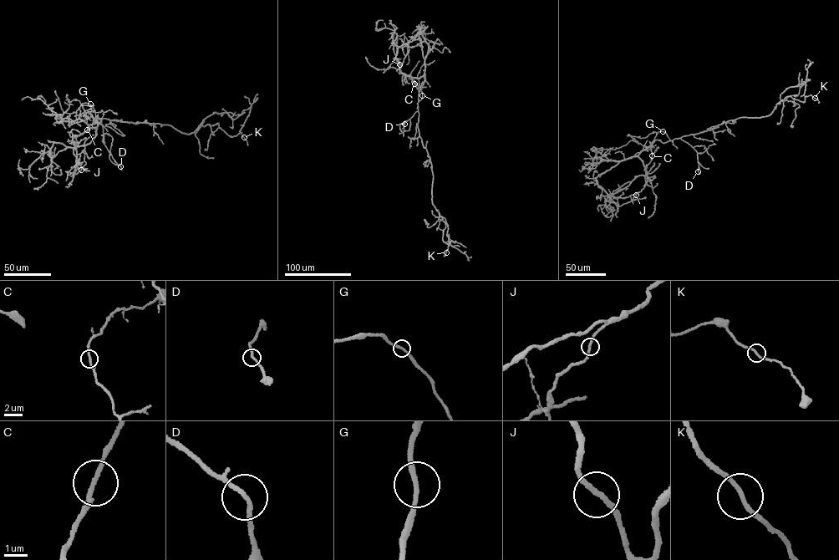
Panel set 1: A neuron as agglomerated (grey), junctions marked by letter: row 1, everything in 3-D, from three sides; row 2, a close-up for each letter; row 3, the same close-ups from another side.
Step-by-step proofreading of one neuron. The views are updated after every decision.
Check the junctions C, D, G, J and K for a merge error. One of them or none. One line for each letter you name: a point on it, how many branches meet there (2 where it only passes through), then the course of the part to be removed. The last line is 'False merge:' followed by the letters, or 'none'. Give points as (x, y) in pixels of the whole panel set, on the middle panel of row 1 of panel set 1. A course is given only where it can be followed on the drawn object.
False merge: none

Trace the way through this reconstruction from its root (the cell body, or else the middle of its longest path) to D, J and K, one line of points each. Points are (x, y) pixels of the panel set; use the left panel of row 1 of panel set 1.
D: (109, 119), (102, 119), (104, 143), (120, 166)
J: (109, 119), (93, 119), (88, 112), (98, 124), (90, 142), (73, 148), (73, 153), (83, 168), (81, 170)
K: (109, 119), (168, 124), (189, 134), (200, 124), (212, 125), (217, 123), (230, 136), (241, 132), (244, 137)

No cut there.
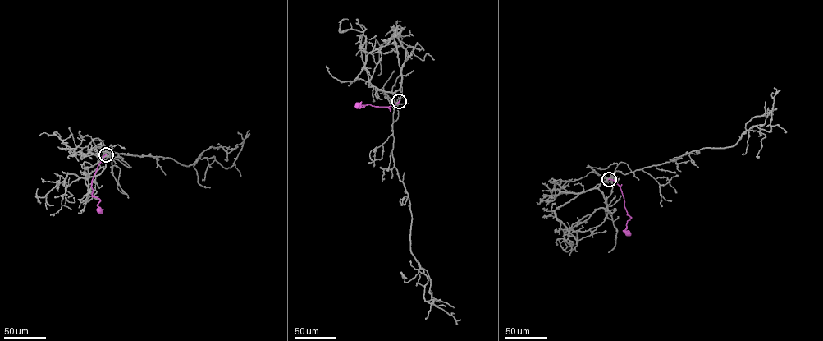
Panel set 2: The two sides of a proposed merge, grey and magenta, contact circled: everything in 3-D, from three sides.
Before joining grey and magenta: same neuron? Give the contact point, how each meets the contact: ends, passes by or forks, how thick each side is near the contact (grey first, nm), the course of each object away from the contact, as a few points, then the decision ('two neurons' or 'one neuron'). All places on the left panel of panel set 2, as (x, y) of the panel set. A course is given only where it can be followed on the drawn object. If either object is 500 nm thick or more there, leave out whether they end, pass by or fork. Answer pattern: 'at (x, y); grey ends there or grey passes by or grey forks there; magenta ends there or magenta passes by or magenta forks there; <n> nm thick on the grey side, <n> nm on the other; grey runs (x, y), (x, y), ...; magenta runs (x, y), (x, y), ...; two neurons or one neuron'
at (106, 154); 550 nm thick on the grey side, 320 nm on the other; grey runs (106, 154), (98, 146), (103, 153), (171, 158), (188, 166), (213, 156), (226, 168), (249, 130); magenta runs (106, 154), (92, 182), (92, 195), (100, 200), (97, 205), (98, 211); one neuron

